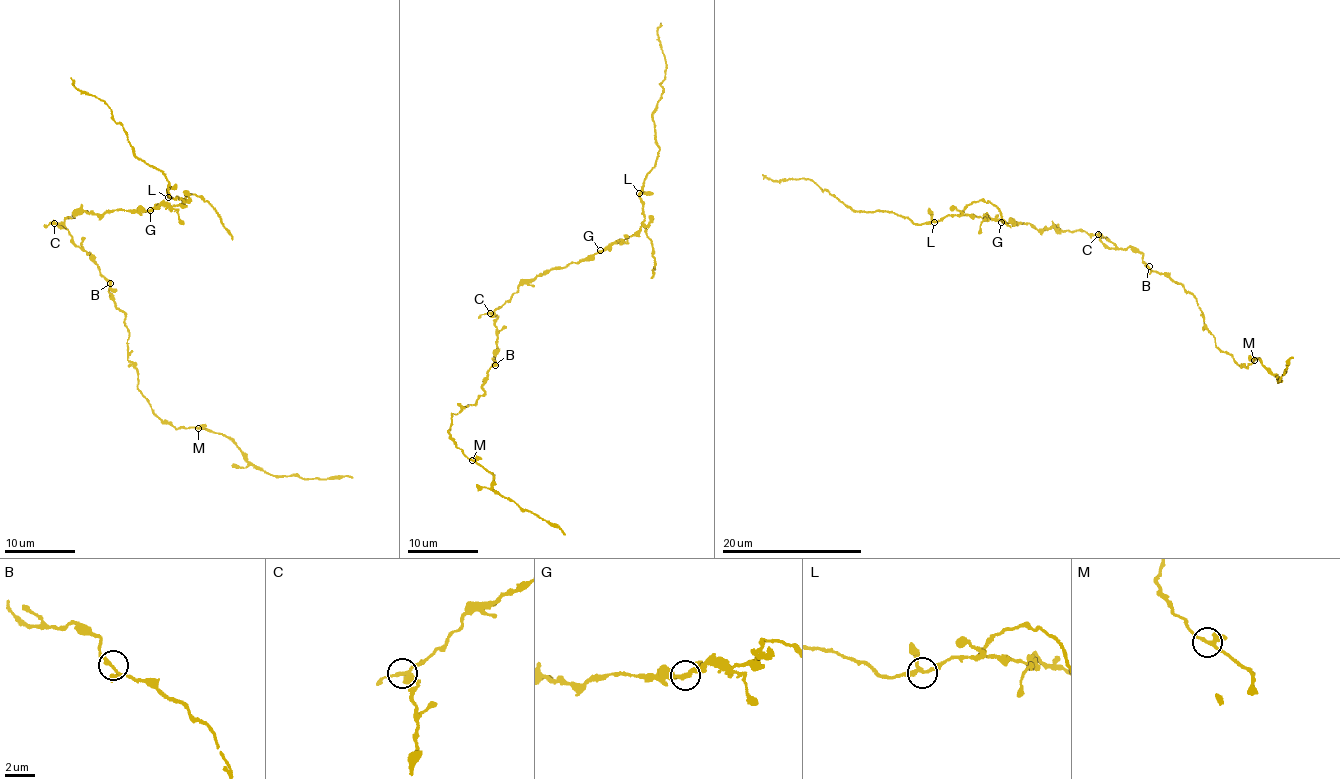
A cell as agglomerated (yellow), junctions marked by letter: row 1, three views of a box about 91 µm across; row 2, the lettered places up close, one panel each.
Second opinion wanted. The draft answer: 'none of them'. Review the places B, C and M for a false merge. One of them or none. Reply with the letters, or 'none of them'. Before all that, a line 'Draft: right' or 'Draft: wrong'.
Draft: wrong
C

